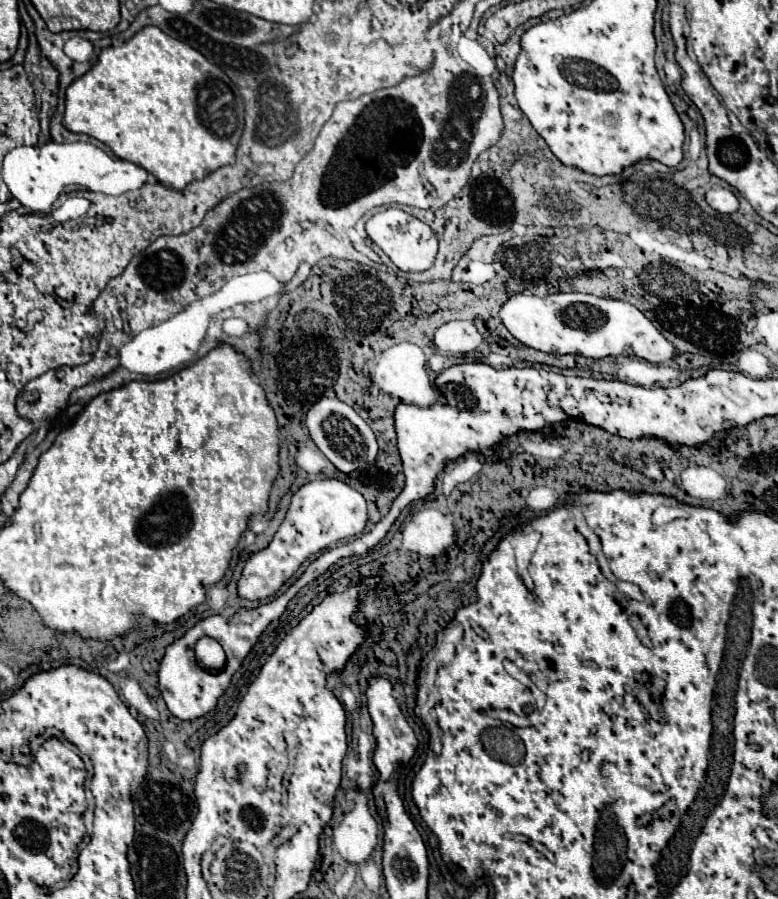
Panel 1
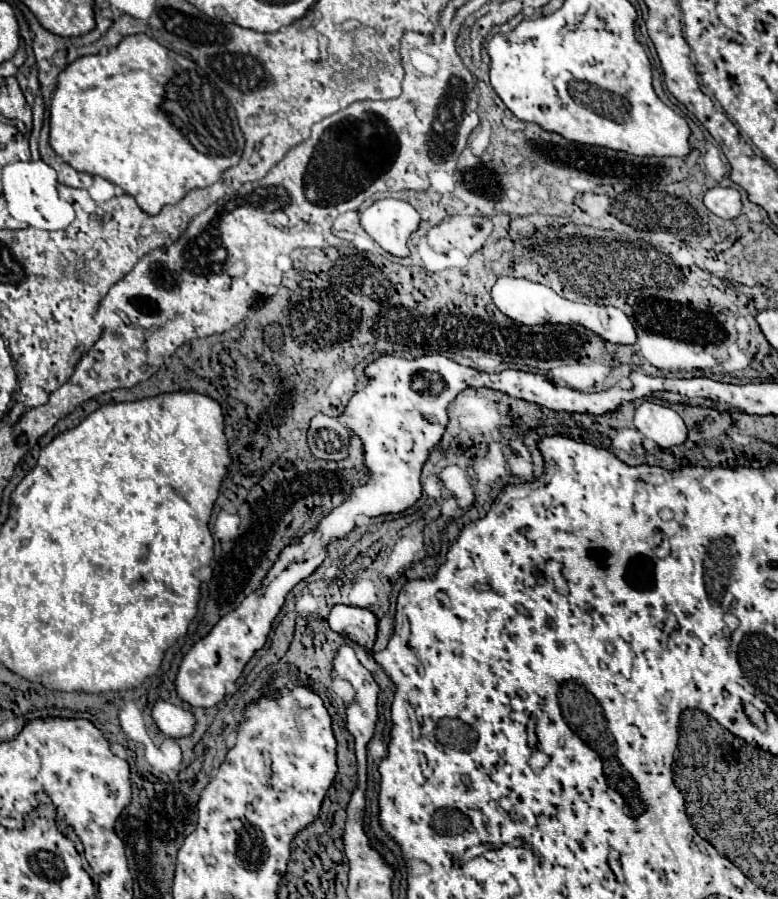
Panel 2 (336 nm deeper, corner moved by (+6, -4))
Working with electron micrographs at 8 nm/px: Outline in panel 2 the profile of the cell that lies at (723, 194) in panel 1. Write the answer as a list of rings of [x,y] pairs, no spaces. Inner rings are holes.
[[[714,186],[706,192],[704,204],[710,212],[724,220],[734,220],[742,212],[742,202],[740,202],[740,192],[736,188],[722,188]]]

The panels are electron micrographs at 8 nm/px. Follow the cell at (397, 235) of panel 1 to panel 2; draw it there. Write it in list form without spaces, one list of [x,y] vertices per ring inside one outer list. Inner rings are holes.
[[[382,198],[360,216],[362,228],[390,254],[408,256],[408,238],[420,224],[420,214],[404,200]]]

